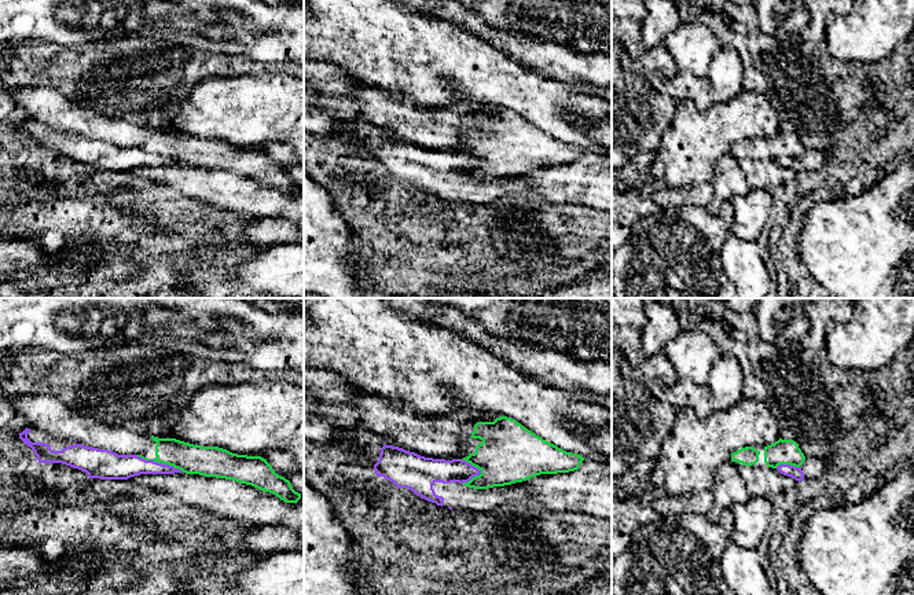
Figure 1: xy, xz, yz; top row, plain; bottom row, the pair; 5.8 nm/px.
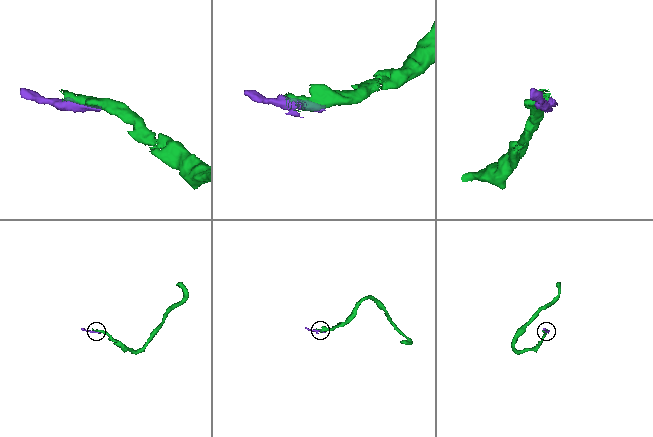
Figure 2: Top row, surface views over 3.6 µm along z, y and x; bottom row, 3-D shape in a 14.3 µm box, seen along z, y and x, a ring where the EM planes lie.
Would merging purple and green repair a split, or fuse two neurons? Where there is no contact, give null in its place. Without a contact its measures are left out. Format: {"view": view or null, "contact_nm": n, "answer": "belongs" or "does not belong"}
{"view": "xy", "contact_nm": 300, "answer": "does not belong"}

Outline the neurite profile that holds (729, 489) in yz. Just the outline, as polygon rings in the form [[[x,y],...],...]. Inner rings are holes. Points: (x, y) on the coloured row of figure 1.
[[[731,460],[716,469],[711,492],[713,506],[706,514],[711,522],[717,522],[723,510],[744,504],[750,497],[738,467]]]

